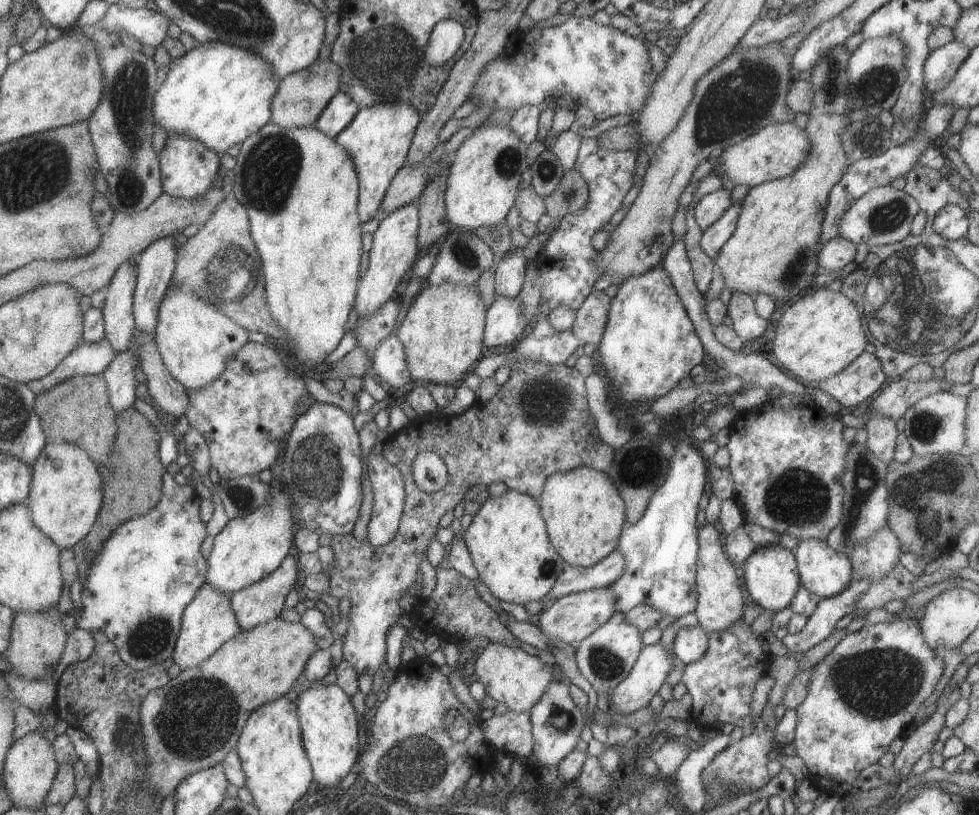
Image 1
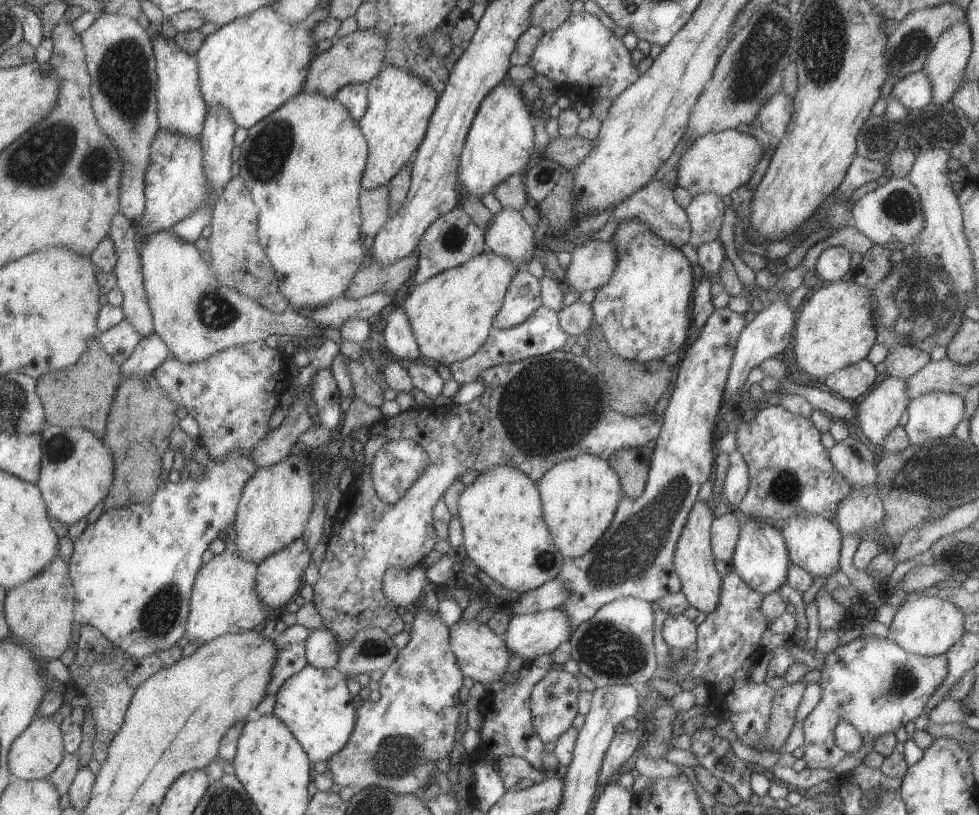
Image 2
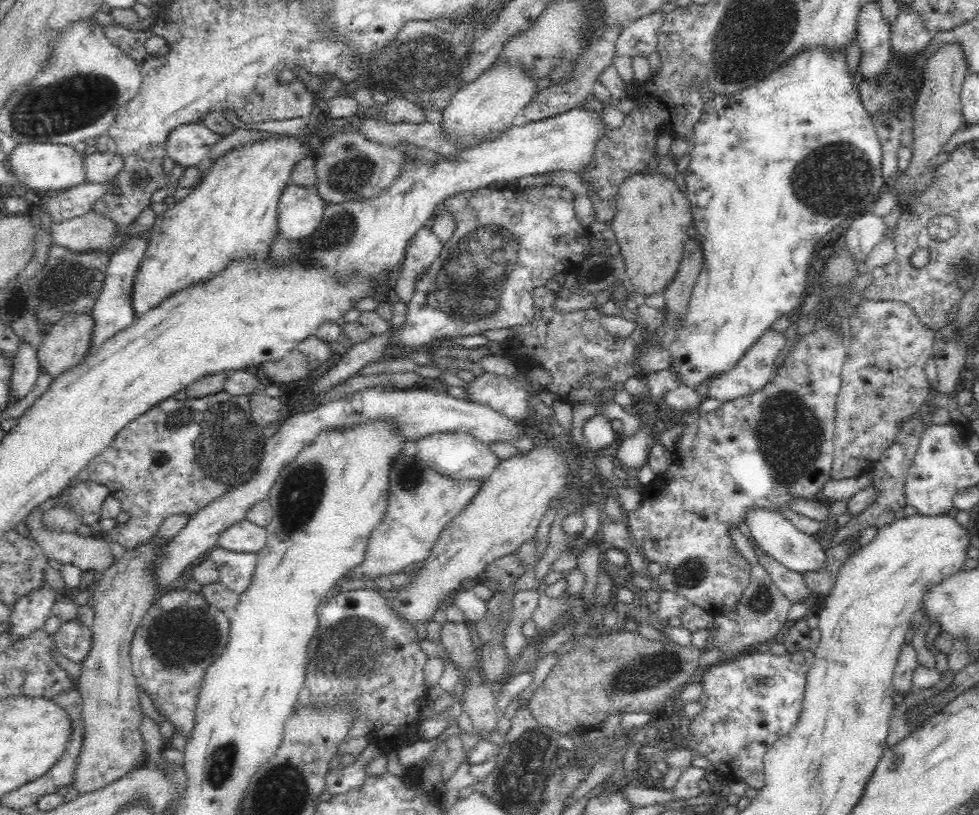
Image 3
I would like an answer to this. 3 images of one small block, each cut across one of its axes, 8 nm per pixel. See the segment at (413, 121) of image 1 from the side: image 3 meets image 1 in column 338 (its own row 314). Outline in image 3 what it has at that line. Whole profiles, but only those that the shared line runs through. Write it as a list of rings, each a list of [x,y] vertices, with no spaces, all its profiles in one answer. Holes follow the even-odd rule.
[[[277,135],[266,142],[254,142],[226,152],[214,161],[185,198],[157,216],[132,284],[130,301],[134,320],[176,291],[212,280],[232,261],[242,257],[259,261],[268,256],[270,244],[279,234],[276,206],[282,194],[280,190],[291,182],[290,170],[294,164],[314,155],[306,137]]]

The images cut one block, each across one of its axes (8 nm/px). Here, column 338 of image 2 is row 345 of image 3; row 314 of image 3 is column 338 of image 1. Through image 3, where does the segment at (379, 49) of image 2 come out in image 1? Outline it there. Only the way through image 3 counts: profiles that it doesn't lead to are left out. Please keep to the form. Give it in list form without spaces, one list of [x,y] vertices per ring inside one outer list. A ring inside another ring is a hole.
[[[317,59],[309,66],[286,74],[278,84],[273,95],[269,123],[283,128],[304,127],[313,125],[329,102],[329,99],[337,94],[340,85],[340,68],[331,59]]]

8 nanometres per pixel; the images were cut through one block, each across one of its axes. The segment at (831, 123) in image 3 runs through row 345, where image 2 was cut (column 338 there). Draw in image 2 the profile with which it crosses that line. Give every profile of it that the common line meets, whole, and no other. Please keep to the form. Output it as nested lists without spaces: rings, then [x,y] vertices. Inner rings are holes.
[[[307,663],[299,672],[289,676],[274,694],[272,713],[287,726],[311,764],[325,762],[337,750],[341,750],[353,730],[358,701],[351,696],[346,679],[335,668],[321,670]]]

